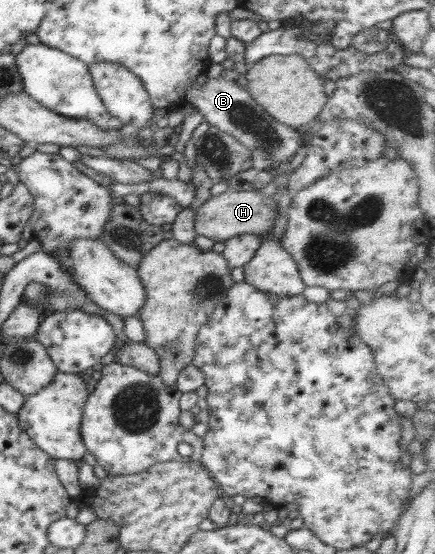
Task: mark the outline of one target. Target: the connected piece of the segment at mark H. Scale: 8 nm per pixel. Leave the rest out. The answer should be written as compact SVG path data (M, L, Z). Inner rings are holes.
M228 189L220 195L209 197L201 207L194 209L194 230L199 235L217 242L241 234L261 235L269 231L277 219L278 204L273 197L260 191L241 191Z

